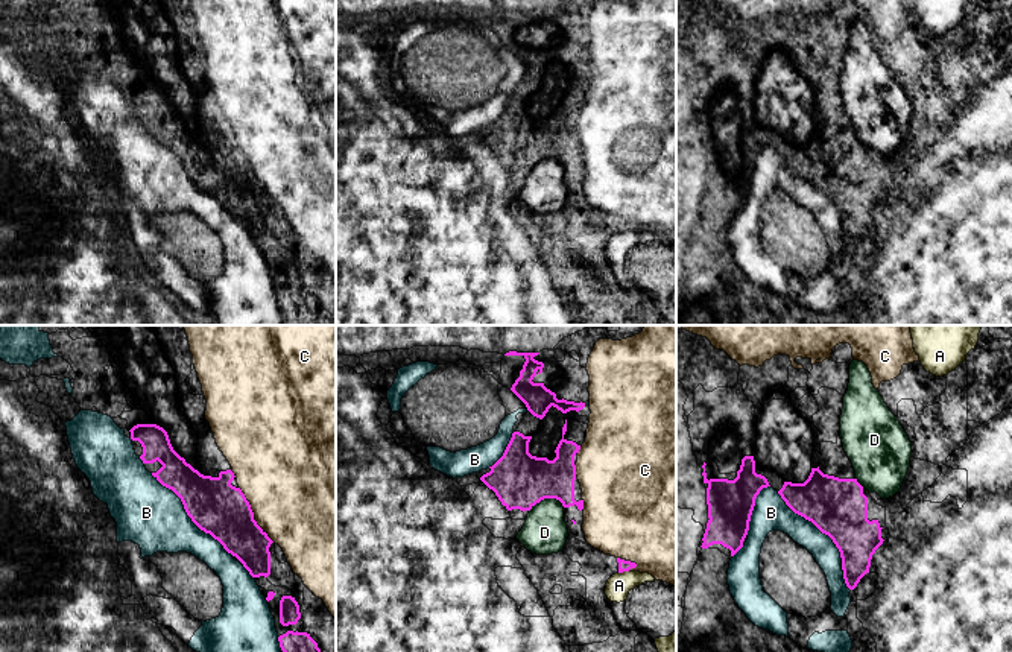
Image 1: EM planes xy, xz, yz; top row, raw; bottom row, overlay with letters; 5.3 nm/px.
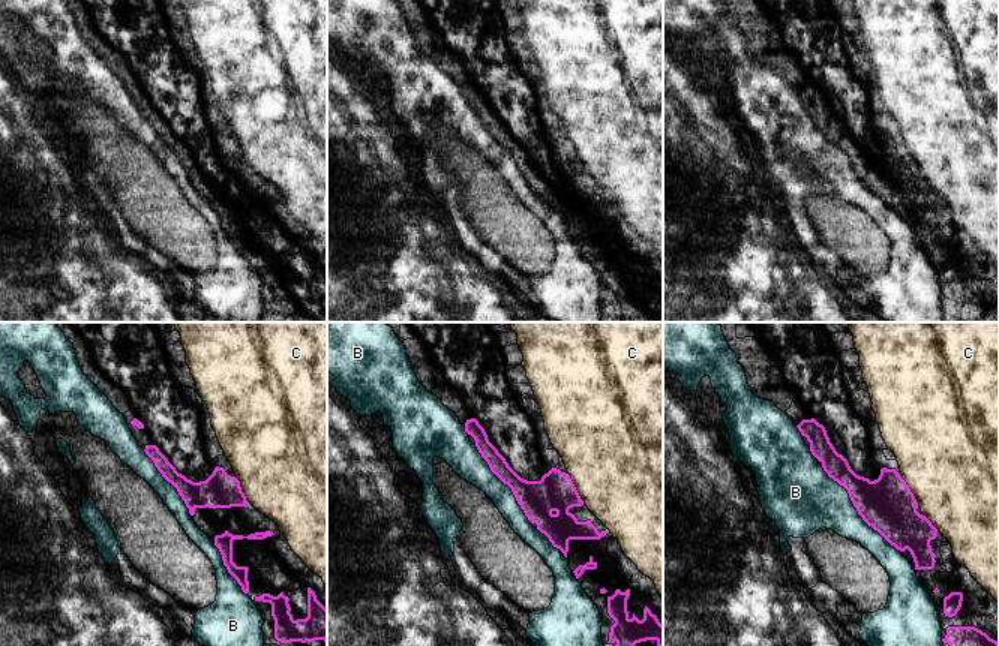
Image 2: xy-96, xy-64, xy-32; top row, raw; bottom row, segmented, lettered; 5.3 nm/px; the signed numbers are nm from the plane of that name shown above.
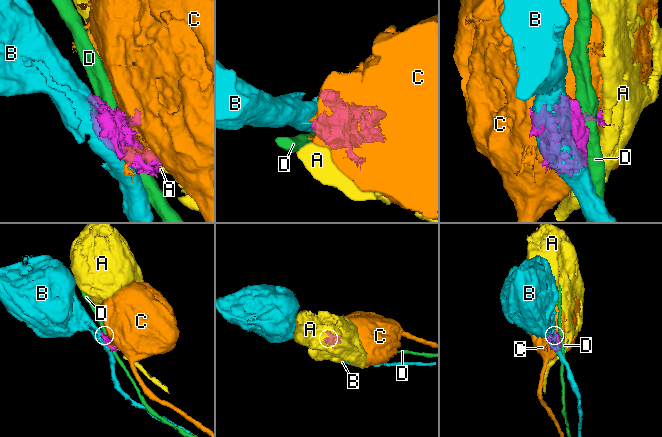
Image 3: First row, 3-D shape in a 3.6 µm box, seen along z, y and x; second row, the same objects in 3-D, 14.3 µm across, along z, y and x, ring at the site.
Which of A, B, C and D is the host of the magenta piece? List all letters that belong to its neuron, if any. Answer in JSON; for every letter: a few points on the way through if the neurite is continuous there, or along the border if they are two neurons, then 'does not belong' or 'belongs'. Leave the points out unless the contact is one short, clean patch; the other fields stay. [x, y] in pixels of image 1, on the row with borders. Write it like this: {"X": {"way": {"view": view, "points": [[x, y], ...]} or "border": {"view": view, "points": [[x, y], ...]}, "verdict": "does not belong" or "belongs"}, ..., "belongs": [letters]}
{"A": {"border": {"view": "xz", "points": [[629, 569], [619, 573]]}, "verdict": "does not belong"}, "B": {"verdict": "does not belong"}, "C": {"verdict": "does not belong"}, "D": {"verdict": "does not belong"}, "belongs": []}

